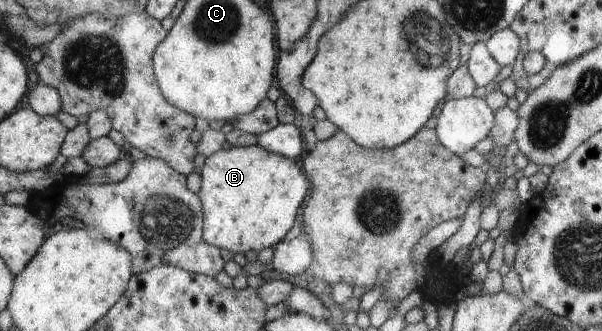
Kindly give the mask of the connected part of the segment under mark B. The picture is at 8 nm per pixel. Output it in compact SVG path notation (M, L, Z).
M258 143L255 146L221 148L206 157L200 176L202 183L198 194L204 200L204 239L231 253L259 252L279 243L293 227L293 223L299 221L299 207L309 193L310 181L307 181L308 177L303 175L295 161L291 161L289 156L269 151Z

